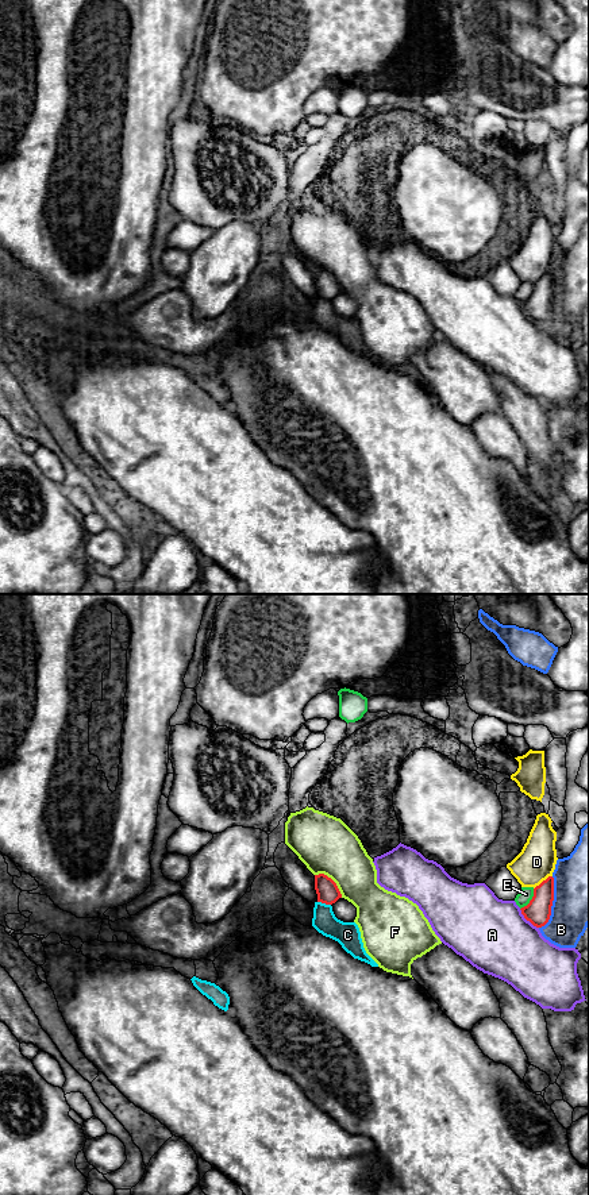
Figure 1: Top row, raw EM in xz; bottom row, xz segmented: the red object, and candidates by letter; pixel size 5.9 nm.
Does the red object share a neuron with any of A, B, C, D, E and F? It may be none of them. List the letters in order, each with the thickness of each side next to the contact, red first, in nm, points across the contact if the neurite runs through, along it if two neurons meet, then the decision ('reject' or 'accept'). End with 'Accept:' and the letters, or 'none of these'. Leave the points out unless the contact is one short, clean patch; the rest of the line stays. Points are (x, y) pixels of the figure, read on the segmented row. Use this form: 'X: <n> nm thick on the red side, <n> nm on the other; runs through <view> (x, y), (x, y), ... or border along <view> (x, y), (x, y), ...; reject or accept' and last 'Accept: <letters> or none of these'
A: 150 nm thick on the red side, 440 nm on the other; reject
B: 150 nm thick on the red side, 420 nm on the other; reject
C: 130 nm thick on the red side, 150 nm on the other; border along xz (318, 901), (330, 905); reject
D: 150 nm thick on the red side, 220 nm on the other; reject
E: 150 nm thick on the red side, 90 nm on the other; border along xz (534, 889), (532, 898), (520, 909); reject
F: 130 nm thick on the red side, 340 nm on the other; reject
Accept: none of these

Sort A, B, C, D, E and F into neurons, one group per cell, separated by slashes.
A / B / C / D / E / F

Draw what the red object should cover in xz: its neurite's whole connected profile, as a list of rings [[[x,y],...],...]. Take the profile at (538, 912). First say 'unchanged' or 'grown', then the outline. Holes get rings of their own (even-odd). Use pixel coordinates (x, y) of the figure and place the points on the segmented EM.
unchanged; [[[548,876],[539,886],[534,888],[534,897],[530,903],[521,907],[521,914],[534,926],[544,926],[551,915],[551,906],[554,901],[554,878]]]

